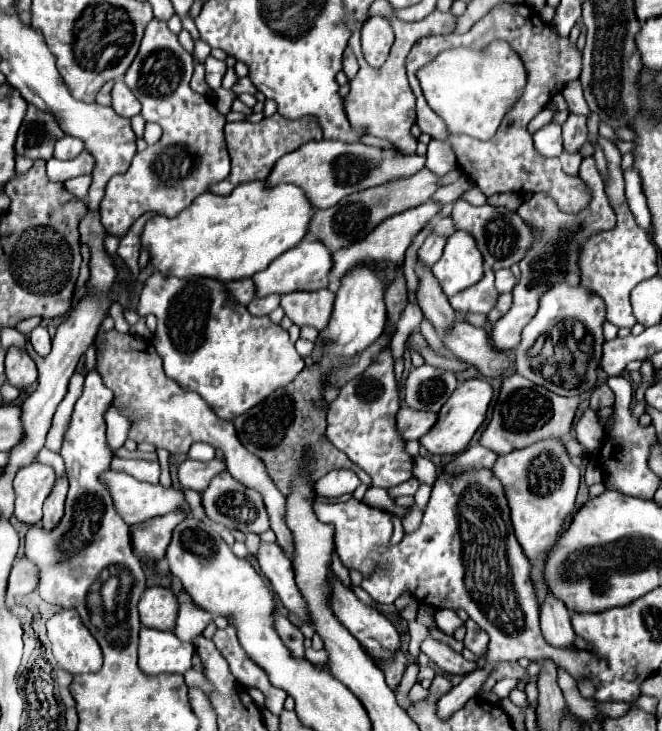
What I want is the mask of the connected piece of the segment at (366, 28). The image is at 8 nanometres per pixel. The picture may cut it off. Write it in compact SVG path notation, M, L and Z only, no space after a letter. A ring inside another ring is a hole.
M369 18L361 28L361 44L365 60L371 66L381 66L387 60L393 44L393 30L385 18Z

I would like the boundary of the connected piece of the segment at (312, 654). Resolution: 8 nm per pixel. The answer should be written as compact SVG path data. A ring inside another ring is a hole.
M307 648L305 650L305 658L315 664L315 666L323 666L325 660L327 660L327 652L325 650L313 650L313 648Z

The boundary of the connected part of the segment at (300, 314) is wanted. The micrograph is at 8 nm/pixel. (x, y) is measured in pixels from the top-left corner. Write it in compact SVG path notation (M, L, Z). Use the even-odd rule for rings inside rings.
M329 288L313 290L313 292L291 292L281 296L281 308L299 328L311 326L315 330L323 330L333 312L335 294Z

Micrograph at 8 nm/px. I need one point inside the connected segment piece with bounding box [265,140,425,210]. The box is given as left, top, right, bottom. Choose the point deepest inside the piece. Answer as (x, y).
(327, 170)

